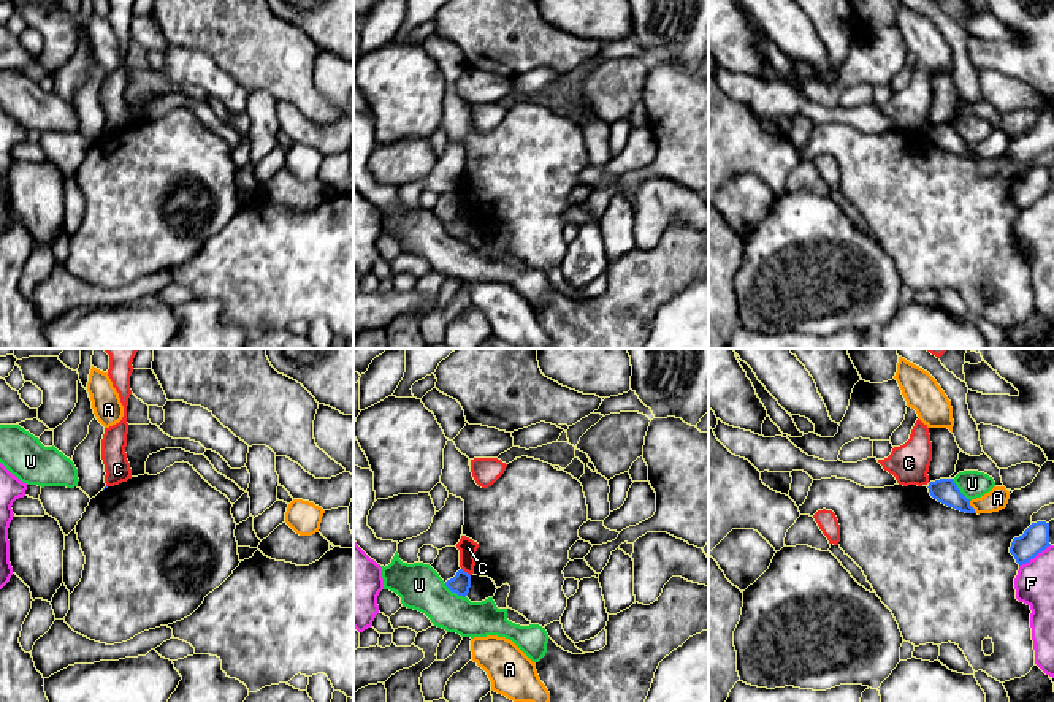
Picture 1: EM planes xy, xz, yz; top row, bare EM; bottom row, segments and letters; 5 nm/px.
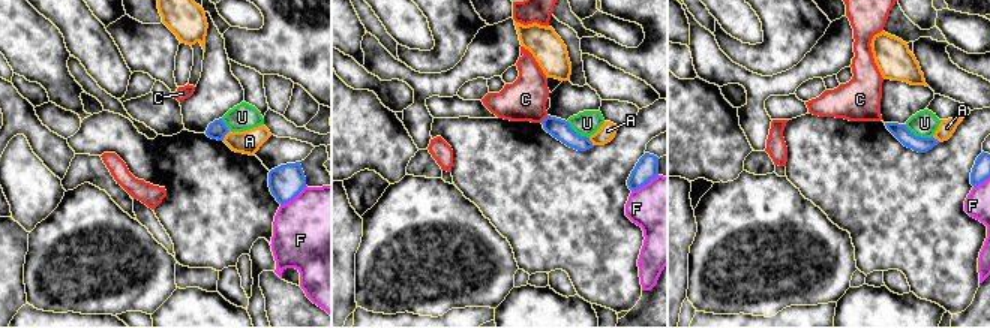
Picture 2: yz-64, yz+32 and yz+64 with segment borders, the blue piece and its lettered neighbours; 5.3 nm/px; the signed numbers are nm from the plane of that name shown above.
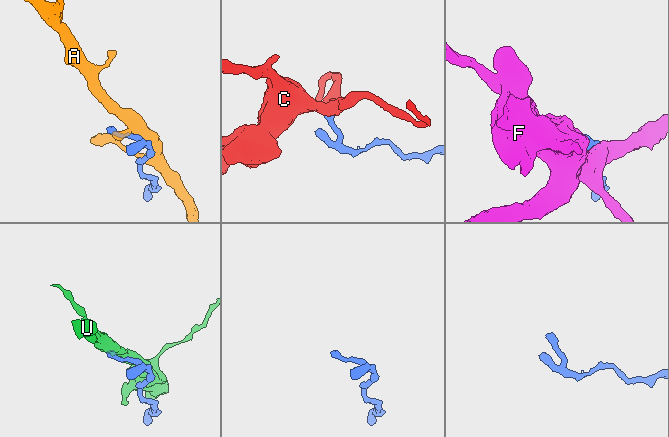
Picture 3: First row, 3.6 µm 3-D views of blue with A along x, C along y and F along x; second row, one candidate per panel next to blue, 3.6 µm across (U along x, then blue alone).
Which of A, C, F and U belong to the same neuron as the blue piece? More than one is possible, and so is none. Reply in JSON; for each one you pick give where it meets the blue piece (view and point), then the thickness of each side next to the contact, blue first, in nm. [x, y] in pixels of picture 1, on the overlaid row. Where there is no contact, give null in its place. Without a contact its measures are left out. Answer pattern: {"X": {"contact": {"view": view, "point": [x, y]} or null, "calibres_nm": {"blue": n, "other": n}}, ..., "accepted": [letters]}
{"accepted": []}

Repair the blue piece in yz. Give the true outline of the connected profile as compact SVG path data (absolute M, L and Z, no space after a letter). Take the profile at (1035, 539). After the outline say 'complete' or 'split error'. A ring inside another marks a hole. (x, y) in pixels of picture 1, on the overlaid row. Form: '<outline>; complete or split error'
M1037 521L1032 523L1022 536L1013 539L1010 553L1014 556L1016 563L1022 566L1049 545L1049 523Z; complete

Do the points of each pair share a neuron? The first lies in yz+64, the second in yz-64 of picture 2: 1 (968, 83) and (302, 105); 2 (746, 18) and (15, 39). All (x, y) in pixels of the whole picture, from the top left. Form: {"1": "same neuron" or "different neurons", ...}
{"1": "different neurons", "2": "different neurons"}

